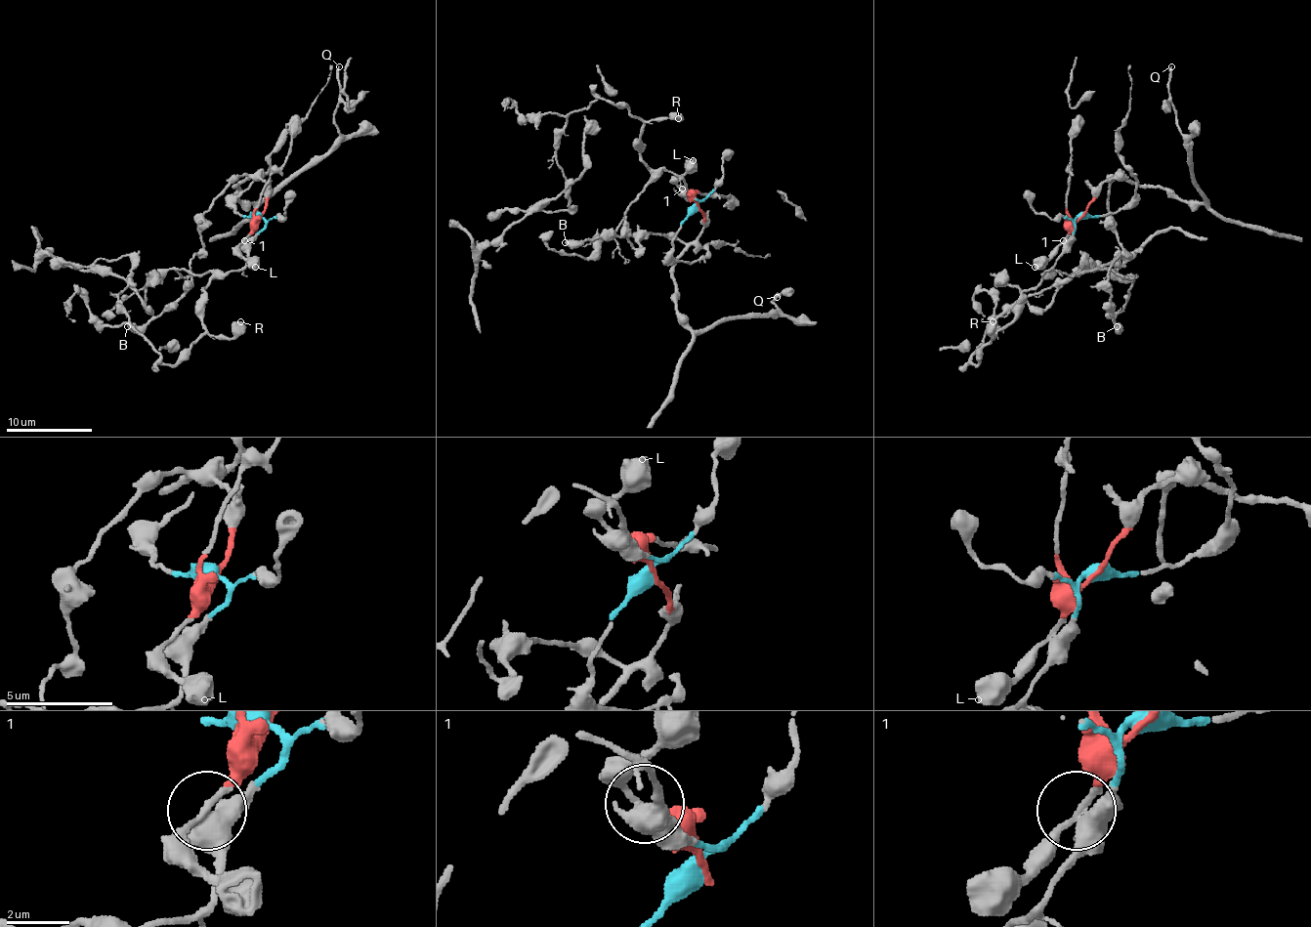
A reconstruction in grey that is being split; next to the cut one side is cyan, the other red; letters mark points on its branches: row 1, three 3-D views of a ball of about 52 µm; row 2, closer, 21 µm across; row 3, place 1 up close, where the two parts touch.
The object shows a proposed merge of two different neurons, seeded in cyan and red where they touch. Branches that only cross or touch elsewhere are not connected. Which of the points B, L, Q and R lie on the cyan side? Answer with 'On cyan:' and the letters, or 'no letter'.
On cyan: R

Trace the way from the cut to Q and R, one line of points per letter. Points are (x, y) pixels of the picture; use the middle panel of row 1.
Q: (697, 207), (704, 227), (672, 273), (679, 315), (694, 329), (711, 327), (771, 315), (778, 297)
R: (697, 207), (702, 200), (683, 181), (672, 172), (653, 170), (640, 150), (640, 136), (649, 120), (679, 118)

